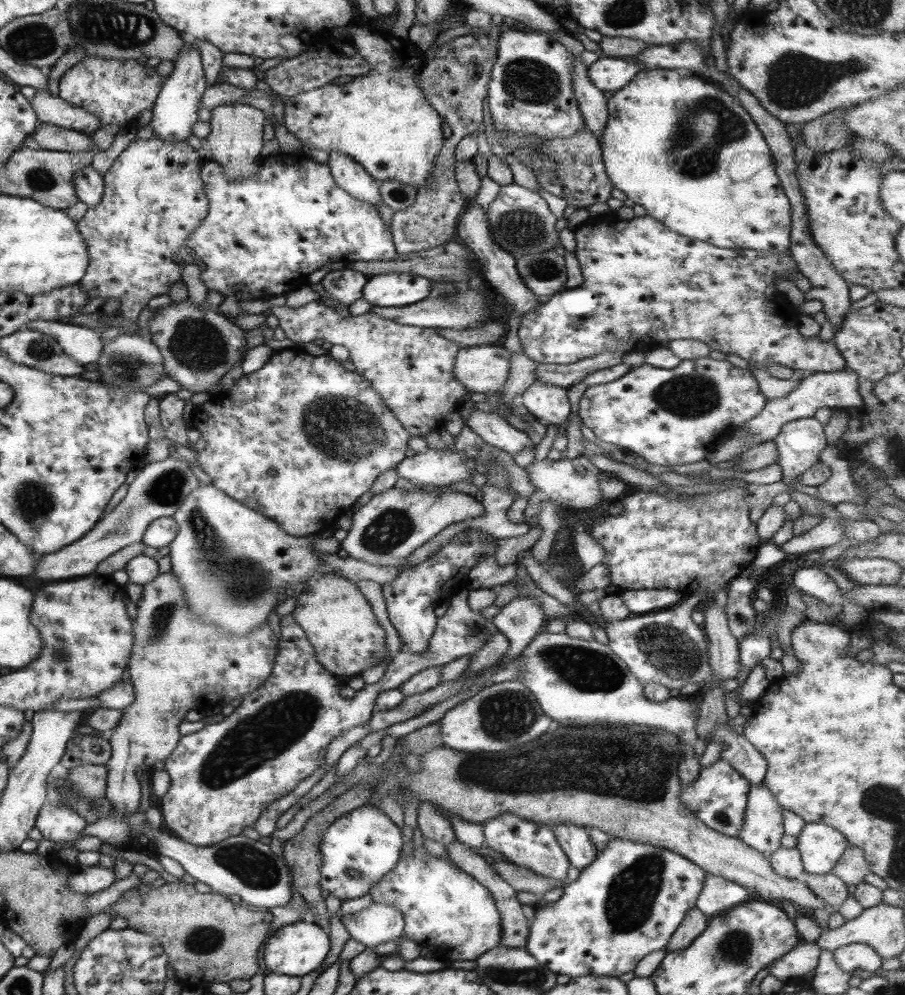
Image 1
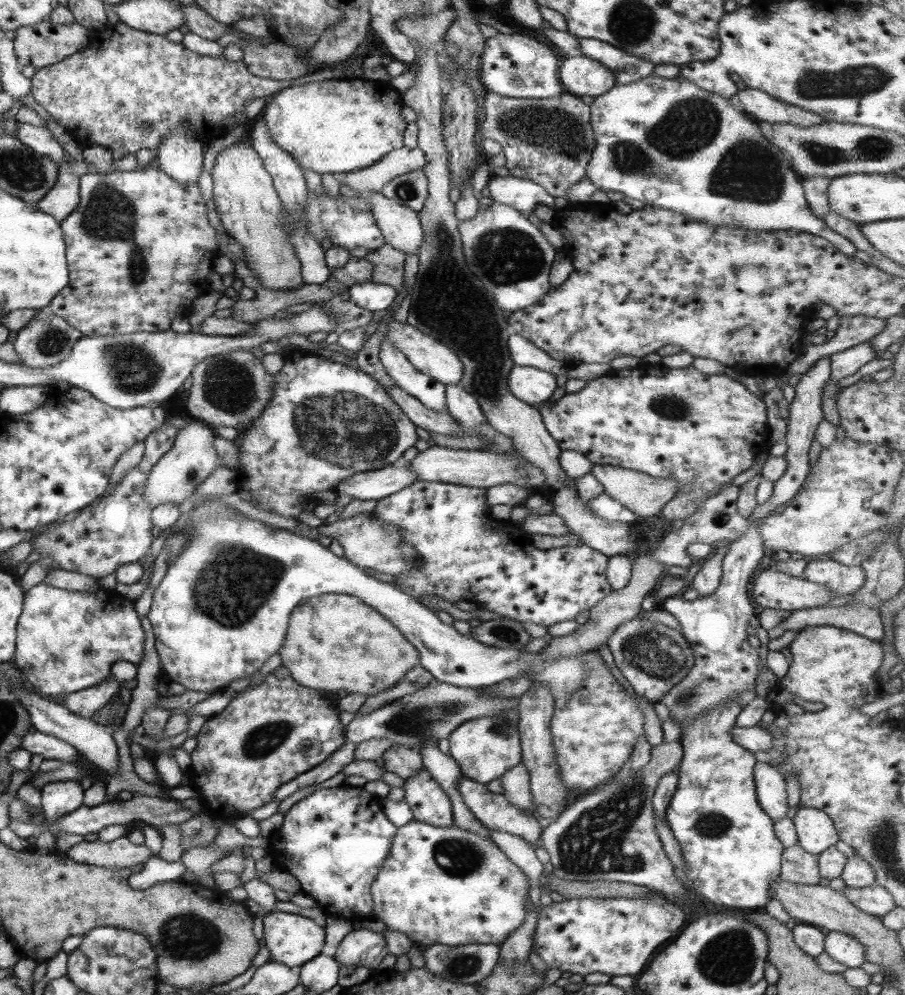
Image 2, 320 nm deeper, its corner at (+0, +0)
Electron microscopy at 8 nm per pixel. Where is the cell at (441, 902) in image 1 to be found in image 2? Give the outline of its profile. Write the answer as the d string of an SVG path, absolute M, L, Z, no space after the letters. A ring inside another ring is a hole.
M413 819L407 825L401 826L401 828L396 830L389 855L387 855L381 871L377 873L373 884L370 886L370 897L373 899L374 920L382 922L389 930L395 930L395 932L405 936L405 938L413 942L416 946L430 944L461 946L489 943L500 946L525 921L526 910L528 910L526 907L526 902L528 902L527 890L529 890L528 876L521 872L515 864L511 864L507 860L507 856L501 852L493 841L481 838L481 836L477 836L473 832L461 830L454 823L451 826L441 827L417 822L417 820Z

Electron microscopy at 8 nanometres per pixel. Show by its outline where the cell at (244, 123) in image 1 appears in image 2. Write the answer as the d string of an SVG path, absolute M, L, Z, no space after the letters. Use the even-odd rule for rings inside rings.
M237 141L237 143L232 144L229 148L220 150L216 154L212 173L210 175L212 176L212 199L220 220L220 225L224 228L224 231L240 246L242 256L244 256L245 266L251 271L254 279L267 290L295 290L303 285L304 282L300 273L301 265L299 259L294 255L292 244L289 242L289 238L286 237L284 228L282 227L282 204L280 198L272 185L272 178L270 177L270 174L263 168L261 158L258 157L258 154L246 141Z

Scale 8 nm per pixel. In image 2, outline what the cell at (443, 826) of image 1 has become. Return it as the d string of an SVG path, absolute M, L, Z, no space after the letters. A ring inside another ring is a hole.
M389 745L380 757L383 759L382 768L387 772L397 774L403 780L416 773L422 765L419 752L399 745Z

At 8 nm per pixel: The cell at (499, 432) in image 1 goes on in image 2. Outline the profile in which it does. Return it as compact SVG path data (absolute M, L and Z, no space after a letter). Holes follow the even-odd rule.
M458 384L445 386L447 409L453 420L463 429L474 429L481 423L487 423L479 404L471 394L467 394Z

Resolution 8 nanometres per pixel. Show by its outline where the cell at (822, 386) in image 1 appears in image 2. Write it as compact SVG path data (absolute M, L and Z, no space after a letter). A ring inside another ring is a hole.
M868 342L841 350L834 354L829 354L830 378L831 382L837 382L841 378L850 376L858 372L858 368L871 362L876 358L873 346Z

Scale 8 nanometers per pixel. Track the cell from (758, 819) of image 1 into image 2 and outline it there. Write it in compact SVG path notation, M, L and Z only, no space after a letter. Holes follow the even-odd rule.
M757 761L752 768L757 804L771 822L781 820L788 809L786 788L782 774L769 763Z

